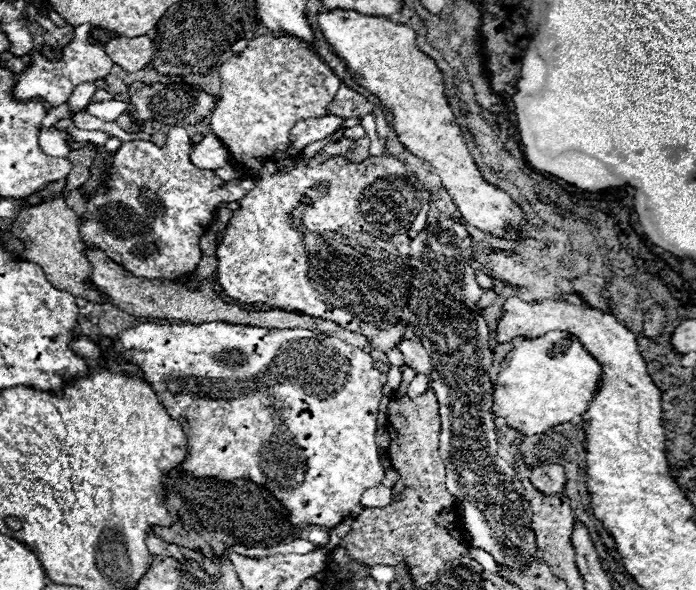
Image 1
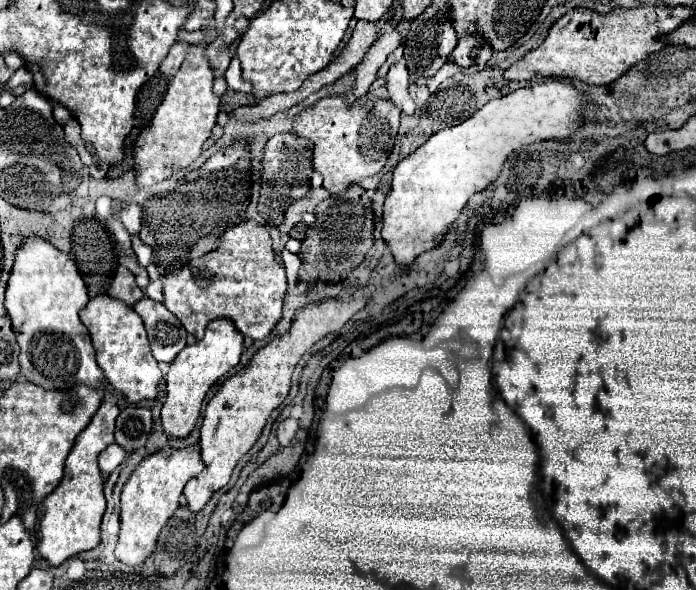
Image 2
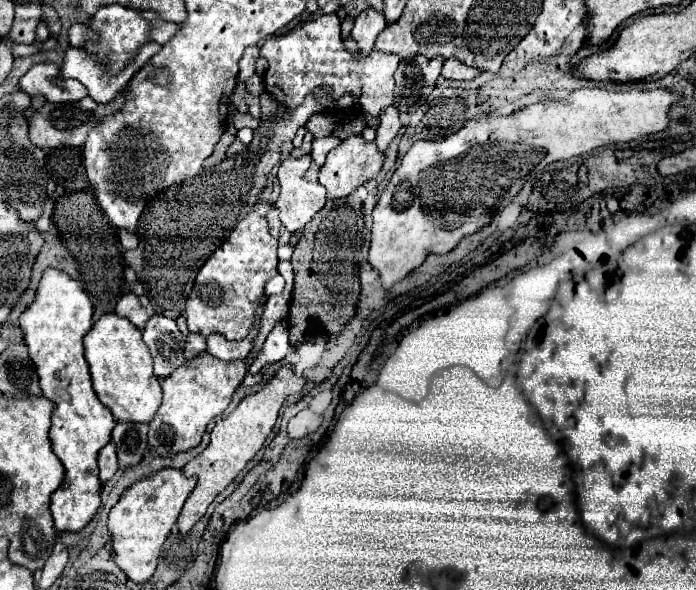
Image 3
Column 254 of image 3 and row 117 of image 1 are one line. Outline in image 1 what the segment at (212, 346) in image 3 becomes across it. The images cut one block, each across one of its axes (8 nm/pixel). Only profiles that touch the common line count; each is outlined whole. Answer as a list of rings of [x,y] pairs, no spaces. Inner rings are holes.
[[[324,116],[324,118],[308,118],[308,120],[298,120],[292,130],[290,130],[290,146],[288,154],[296,156],[306,144],[312,144],[316,140],[322,140],[330,136],[344,120],[336,116]]]

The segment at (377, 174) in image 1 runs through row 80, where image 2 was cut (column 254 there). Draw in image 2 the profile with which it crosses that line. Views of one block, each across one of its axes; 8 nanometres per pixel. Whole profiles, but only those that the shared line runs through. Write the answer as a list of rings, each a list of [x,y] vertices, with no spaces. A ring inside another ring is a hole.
[[[254,220],[230,228],[216,250],[192,260],[180,272],[162,278],[164,306],[168,306],[188,334],[200,340],[208,322],[228,318],[242,336],[252,340],[266,338],[282,318],[282,300],[286,294],[286,274],[274,258],[268,230]]]

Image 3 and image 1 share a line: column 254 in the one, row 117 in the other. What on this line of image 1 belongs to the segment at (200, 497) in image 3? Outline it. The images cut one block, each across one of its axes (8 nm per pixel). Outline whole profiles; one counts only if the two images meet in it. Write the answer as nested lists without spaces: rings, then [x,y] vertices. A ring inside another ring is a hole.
[[[328,10],[316,16],[318,20],[318,28],[324,34],[324,40],[330,44],[330,48],[346,62],[346,72],[352,74],[352,78],[364,86],[370,94],[374,94],[394,116],[392,128],[398,134],[400,142],[404,144],[404,148],[430,162],[434,172],[438,174],[442,186],[448,190],[452,202],[458,206],[462,218],[466,224],[472,224],[488,234],[494,236],[504,236],[504,226],[512,224],[518,226],[522,220],[522,210],[510,200],[508,194],[496,190],[494,186],[486,184],[460,136],[460,126],[448,106],[448,100],[444,96],[444,82],[442,82],[442,74],[438,72],[436,64],[432,58],[428,58],[426,54],[422,54],[416,48],[416,32],[404,24],[396,24],[384,16],[364,16],[358,14],[354,10]]]

